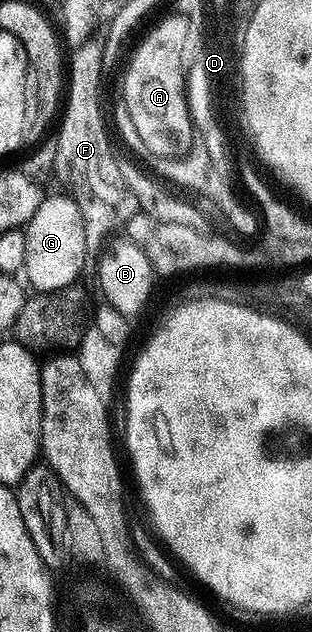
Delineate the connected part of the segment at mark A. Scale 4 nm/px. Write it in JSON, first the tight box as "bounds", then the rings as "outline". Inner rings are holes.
{"bounds":[121,20,195,157],"outline":[[[182,20],[158,24],[158,30],[147,28],[130,53],[126,74],[122,77],[121,104],[128,107],[128,119],[136,127],[142,149],[151,157],[180,157],[195,144],[194,126],[186,105],[185,75],[176,66],[184,39]]]}

